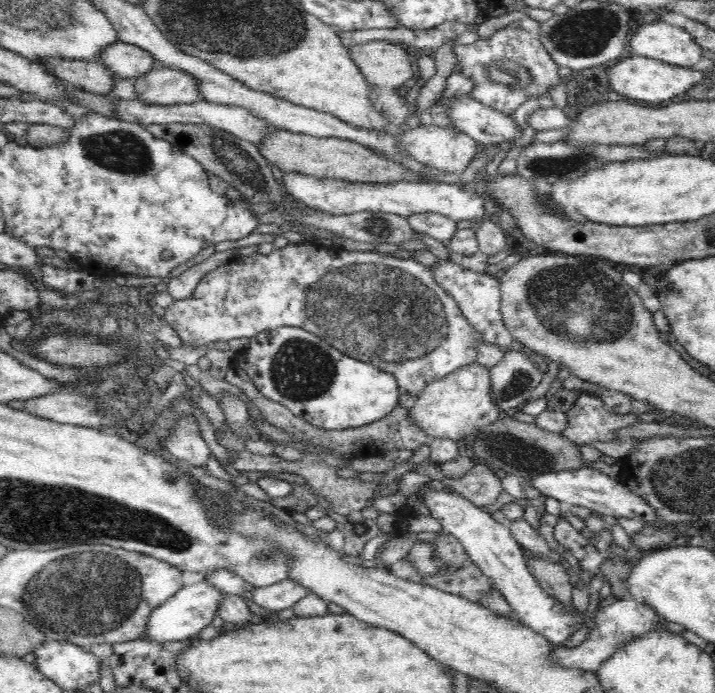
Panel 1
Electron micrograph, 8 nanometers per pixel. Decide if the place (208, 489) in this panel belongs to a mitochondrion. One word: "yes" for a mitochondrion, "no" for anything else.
no

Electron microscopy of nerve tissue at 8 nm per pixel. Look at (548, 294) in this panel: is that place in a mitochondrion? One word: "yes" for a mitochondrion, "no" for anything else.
yes

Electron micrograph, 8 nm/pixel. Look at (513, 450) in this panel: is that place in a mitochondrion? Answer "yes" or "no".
yes

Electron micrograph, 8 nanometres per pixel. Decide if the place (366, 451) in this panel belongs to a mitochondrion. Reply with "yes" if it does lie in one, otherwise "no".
no

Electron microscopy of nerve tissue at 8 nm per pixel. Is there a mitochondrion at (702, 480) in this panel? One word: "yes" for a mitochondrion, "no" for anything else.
yes

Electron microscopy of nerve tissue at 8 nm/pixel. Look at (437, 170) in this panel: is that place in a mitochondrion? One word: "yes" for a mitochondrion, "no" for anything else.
no

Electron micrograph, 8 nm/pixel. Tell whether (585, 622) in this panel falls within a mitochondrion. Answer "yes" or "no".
no

